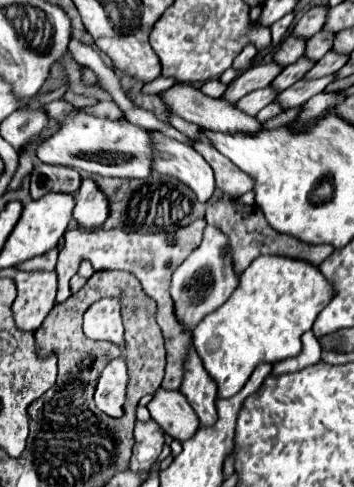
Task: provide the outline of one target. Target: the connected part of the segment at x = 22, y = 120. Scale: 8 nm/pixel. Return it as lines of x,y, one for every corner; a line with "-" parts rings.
17,110
9,118
1,122
1,136
15,148
15,152
21,152
21,148
39,134
47,124
47,116
39,110

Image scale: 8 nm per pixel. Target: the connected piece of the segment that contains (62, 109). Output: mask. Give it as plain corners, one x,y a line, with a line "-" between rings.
49,102
45,110
49,118
61,124
61,128
37,148
37,158
41,162
81,168
91,174
115,176
115,178
145,178
151,174
153,148
143,128
127,120
119,122
75,112
75,108
67,102

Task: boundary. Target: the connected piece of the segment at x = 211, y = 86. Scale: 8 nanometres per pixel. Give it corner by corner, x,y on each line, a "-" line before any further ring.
217,78
211,80
211,82
205,82
205,84
203,84
203,94
207,94
207,96
221,98
223,92
225,92
225,84
223,84
221,80
217,80

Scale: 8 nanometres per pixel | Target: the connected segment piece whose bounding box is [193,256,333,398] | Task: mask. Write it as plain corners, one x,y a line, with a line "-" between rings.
259,256
239,276
239,286
233,290
229,300
207,314
193,330
193,344
203,362
207,374
217,382
217,398
231,398
243,388
251,372
259,364
275,364
279,360
297,356
301,352
301,336
311,330
317,314
333,298
331,284
321,276
319,268
303,260
285,256

